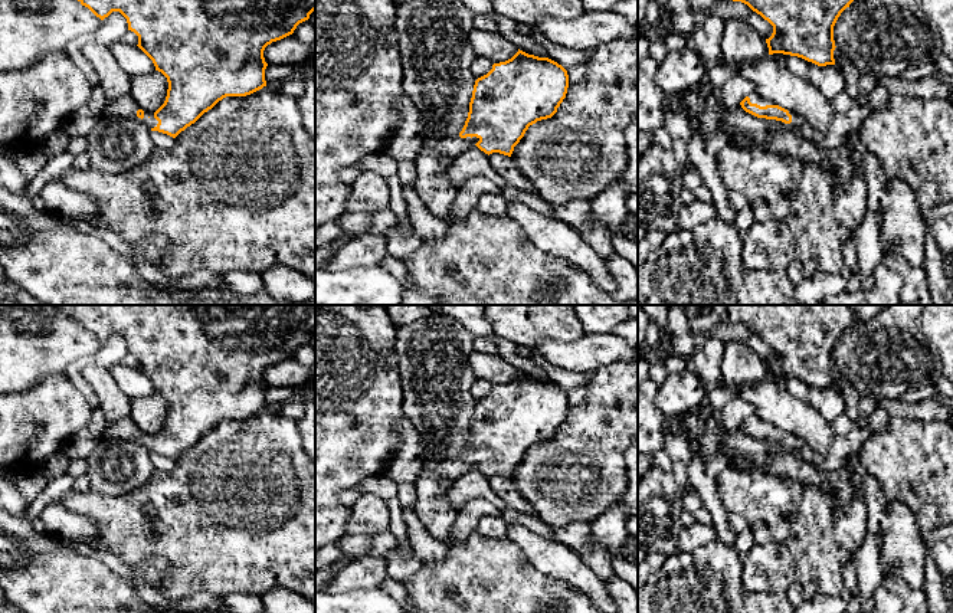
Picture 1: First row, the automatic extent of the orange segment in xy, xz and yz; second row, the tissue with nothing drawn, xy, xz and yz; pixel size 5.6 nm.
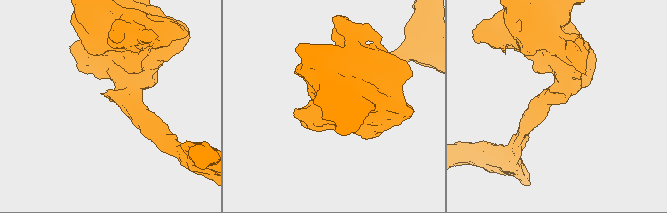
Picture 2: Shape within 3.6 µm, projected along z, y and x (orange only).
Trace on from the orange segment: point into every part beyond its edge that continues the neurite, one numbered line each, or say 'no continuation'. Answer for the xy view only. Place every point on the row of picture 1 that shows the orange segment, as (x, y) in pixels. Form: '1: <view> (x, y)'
1: xy (124, 107)

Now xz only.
1: xz (436, 154)

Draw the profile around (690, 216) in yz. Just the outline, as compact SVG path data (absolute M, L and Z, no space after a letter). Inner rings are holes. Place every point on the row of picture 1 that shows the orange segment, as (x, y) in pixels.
M694 199L691 203L679 206L677 224L681 230L695 232L698 226L711 222L715 217L715 207L713 203Z

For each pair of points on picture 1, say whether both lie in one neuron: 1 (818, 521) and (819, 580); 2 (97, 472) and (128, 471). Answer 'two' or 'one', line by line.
1: one
2: one

